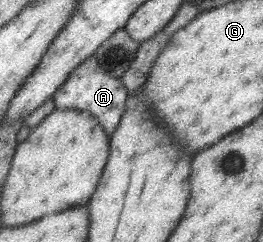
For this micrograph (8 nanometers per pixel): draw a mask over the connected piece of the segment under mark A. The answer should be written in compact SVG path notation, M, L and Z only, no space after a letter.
M92 54L86 60L82 60L76 68L73 68L72 72L69 72L68 78L64 80L61 88L58 88L51 98L56 110L85 111L100 124L109 136L114 132L116 124L120 122L120 116L124 112L124 104L126 104L128 96L126 88L121 83L119 78L100 70L96 56Z

